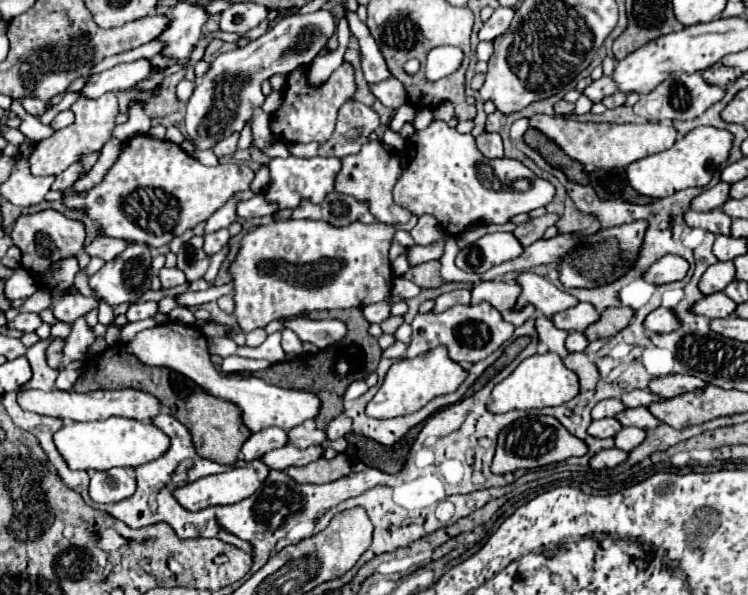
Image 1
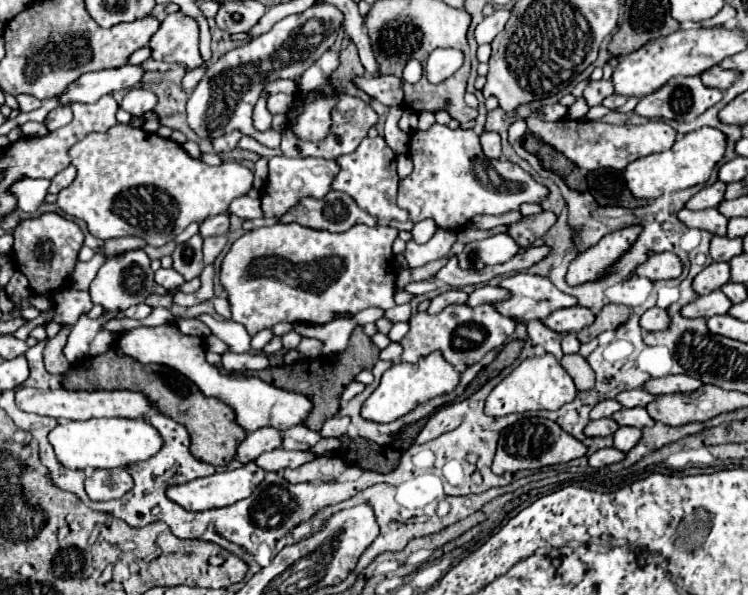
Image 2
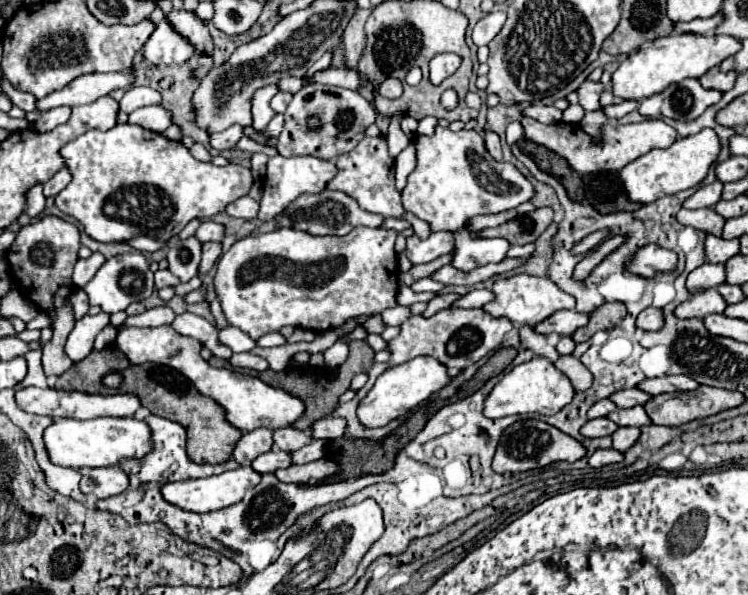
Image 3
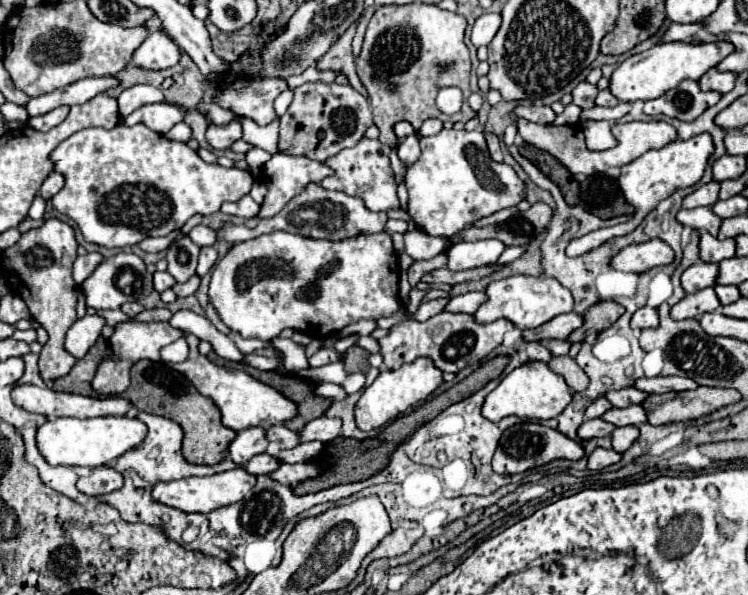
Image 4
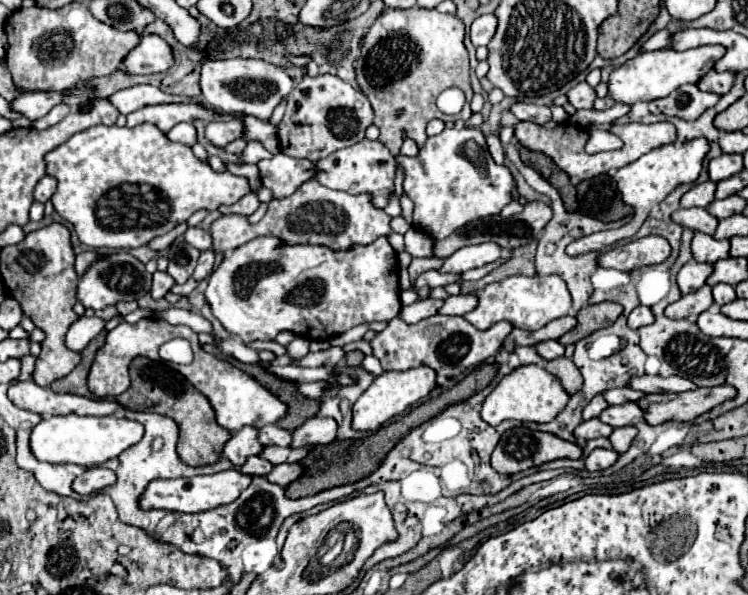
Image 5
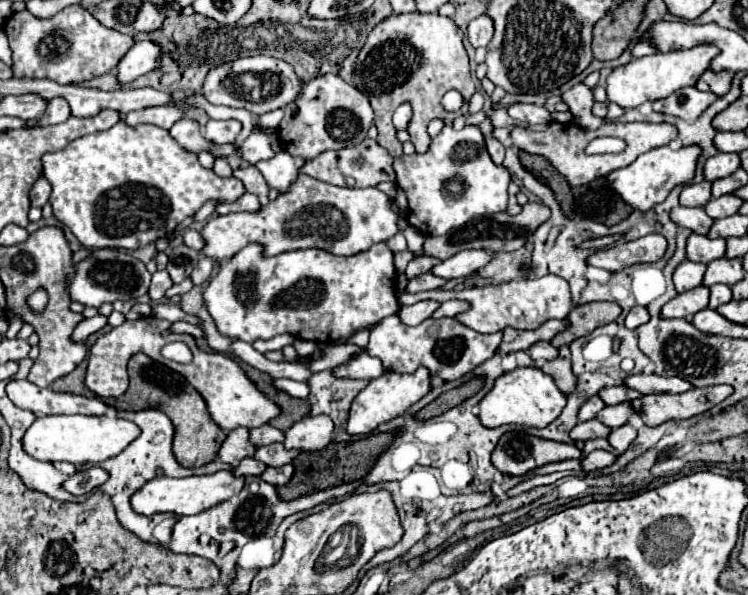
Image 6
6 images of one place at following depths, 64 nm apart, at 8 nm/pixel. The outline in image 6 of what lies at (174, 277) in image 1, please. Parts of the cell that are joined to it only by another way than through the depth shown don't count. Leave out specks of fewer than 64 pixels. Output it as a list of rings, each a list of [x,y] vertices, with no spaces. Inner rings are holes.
[[[166,270],[154,272],[154,274],[152,274],[152,284],[150,284],[150,286],[156,286],[156,300],[164,298],[166,290],[168,290],[172,284],[174,284],[174,282],[170,280],[170,274],[168,274]]]

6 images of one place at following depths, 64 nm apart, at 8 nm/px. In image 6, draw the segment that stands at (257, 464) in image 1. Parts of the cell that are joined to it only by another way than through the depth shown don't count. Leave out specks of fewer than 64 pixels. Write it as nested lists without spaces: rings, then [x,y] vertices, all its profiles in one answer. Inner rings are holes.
[[[222,470],[222,472],[216,472],[216,474],[208,474],[208,476],[188,476],[188,478],[160,476],[160,478],[148,480],[142,486],[142,490],[138,490],[132,496],[132,508],[138,514],[144,514],[144,516],[150,516],[150,514],[156,514],[156,512],[172,512],[172,514],[178,514],[178,516],[200,514],[200,512],[236,496],[244,488],[244,484],[246,484],[246,478],[234,476],[232,470]]]

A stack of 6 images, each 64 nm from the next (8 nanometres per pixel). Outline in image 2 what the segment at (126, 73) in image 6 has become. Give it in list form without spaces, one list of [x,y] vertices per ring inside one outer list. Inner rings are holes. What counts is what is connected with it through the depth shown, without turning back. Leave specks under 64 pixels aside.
[[[182,10],[172,12],[164,18],[164,22],[160,24],[160,30],[150,40],[150,48],[152,48],[152,58],[156,60],[178,62],[188,68],[200,68],[204,62],[198,50],[198,20],[192,16],[186,16]]]

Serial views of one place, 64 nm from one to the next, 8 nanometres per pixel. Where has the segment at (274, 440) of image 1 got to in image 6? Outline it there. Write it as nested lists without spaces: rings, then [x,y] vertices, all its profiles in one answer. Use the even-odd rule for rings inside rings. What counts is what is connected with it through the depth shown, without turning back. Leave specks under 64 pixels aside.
[[[236,428],[232,432],[228,432],[226,440],[222,442],[222,448],[218,452],[218,456],[230,464],[230,466],[238,466],[242,458],[246,456],[254,456],[256,446],[250,444],[250,430],[248,428]]]

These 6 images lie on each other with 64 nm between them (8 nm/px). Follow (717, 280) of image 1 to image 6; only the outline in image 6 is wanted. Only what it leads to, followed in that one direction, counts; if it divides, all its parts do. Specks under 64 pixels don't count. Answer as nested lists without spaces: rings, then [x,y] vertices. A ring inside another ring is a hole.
[[[684,260],[674,272],[674,286],[678,292],[688,292],[702,284],[704,274],[706,274],[704,264],[694,264],[690,260]]]

